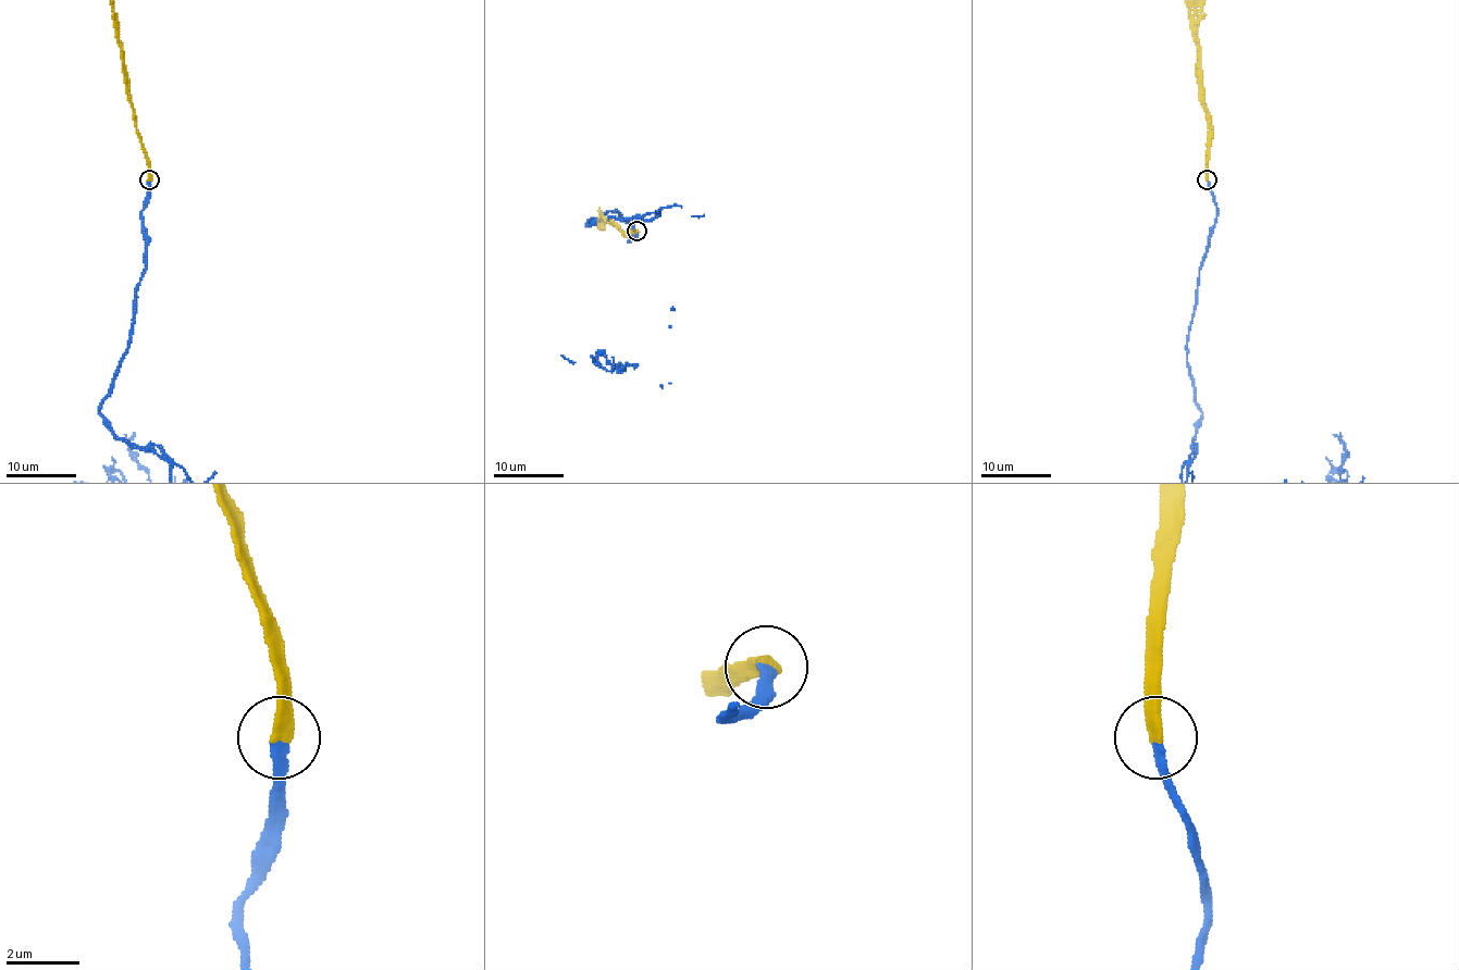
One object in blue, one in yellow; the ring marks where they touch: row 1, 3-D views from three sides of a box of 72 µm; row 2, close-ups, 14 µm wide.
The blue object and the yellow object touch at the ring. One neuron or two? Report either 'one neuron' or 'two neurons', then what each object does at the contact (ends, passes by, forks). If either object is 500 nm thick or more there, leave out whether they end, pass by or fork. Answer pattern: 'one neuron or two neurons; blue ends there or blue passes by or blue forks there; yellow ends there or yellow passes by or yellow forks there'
one neuron; blue ends there; yellow ends there

